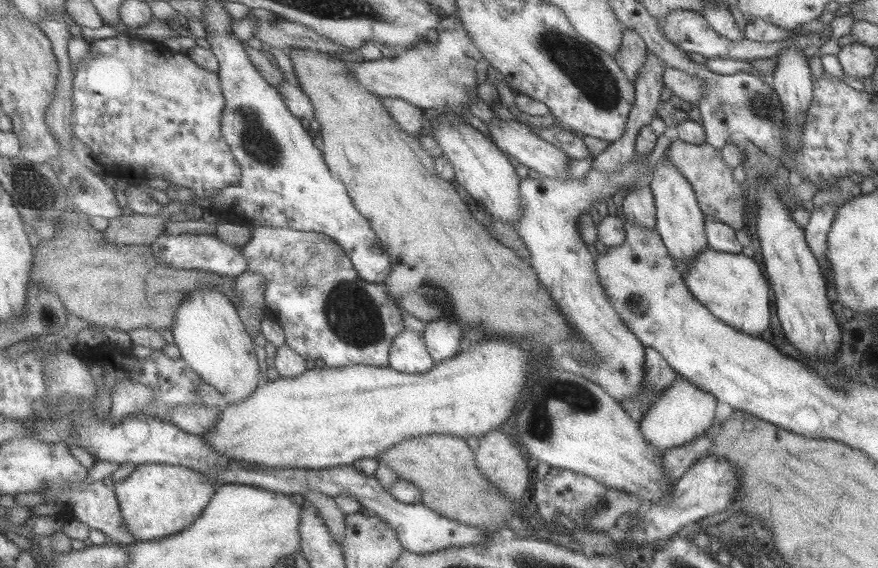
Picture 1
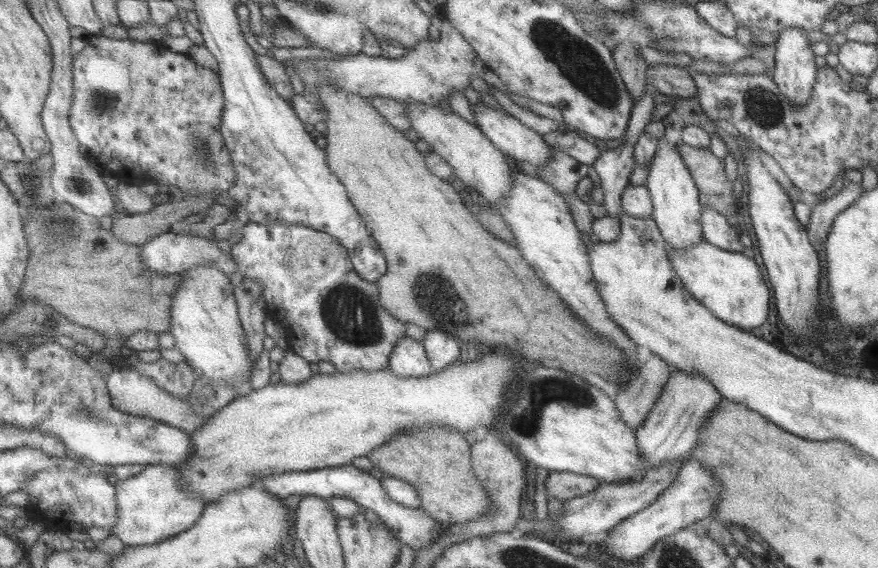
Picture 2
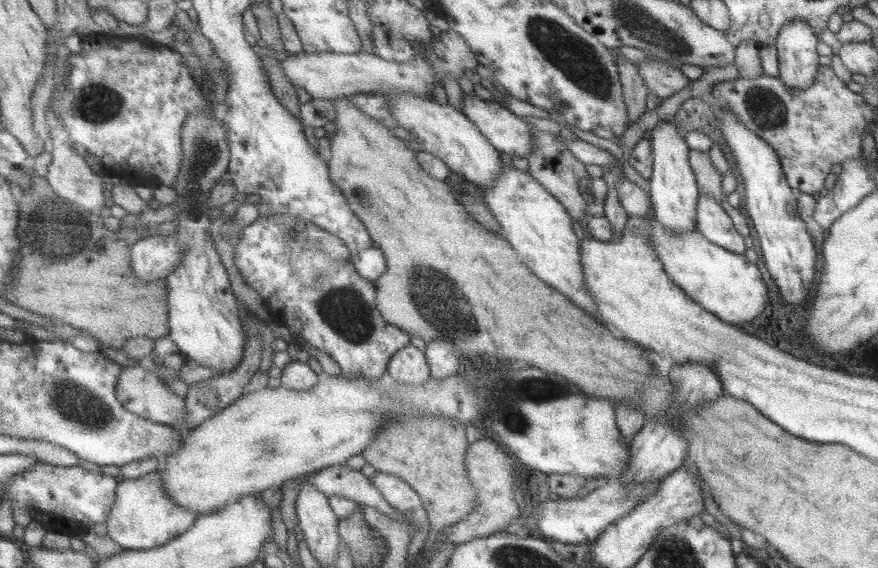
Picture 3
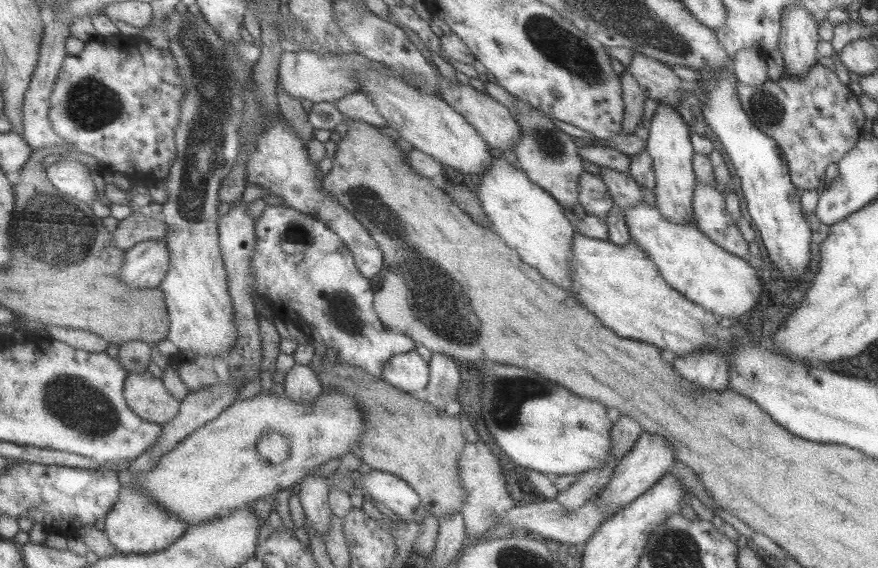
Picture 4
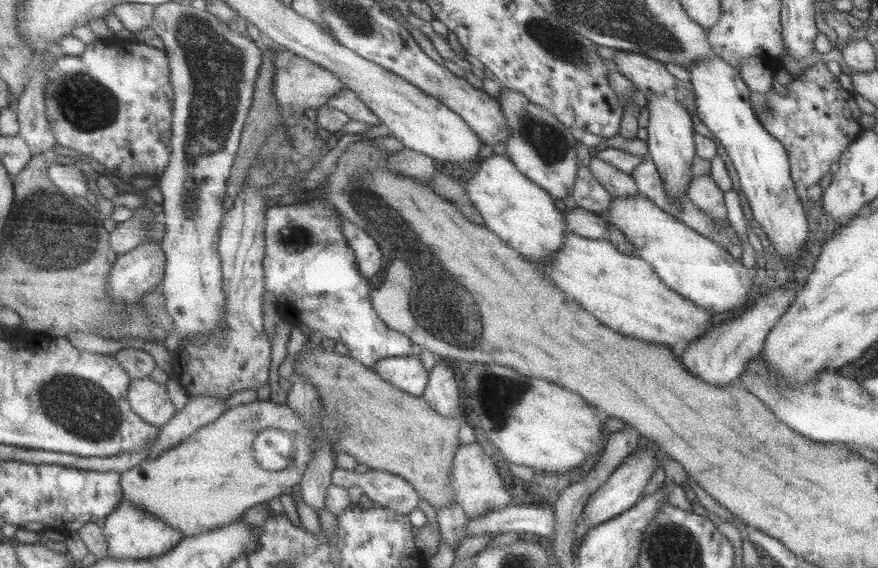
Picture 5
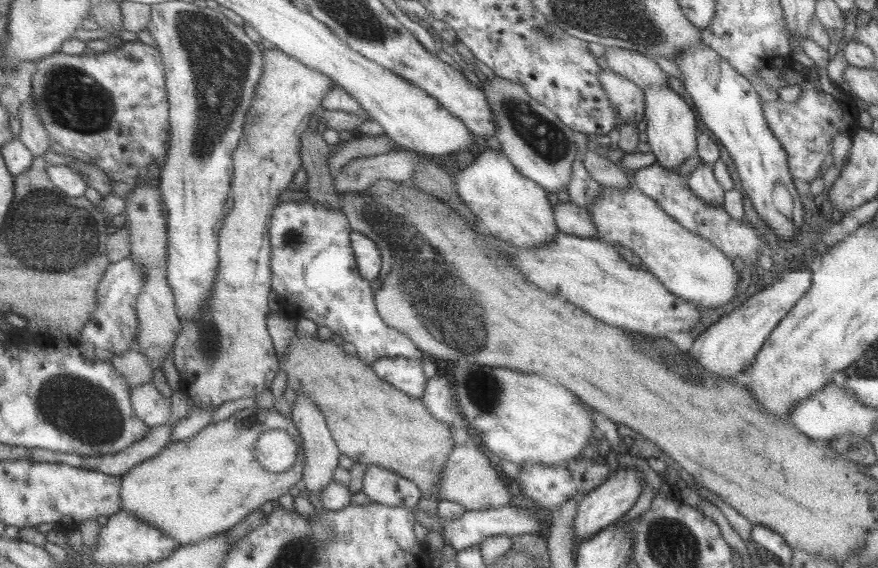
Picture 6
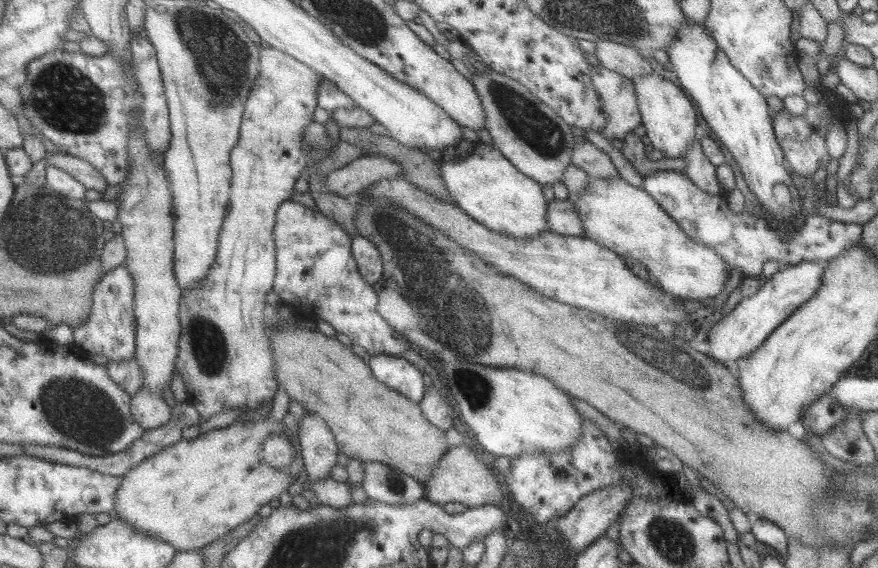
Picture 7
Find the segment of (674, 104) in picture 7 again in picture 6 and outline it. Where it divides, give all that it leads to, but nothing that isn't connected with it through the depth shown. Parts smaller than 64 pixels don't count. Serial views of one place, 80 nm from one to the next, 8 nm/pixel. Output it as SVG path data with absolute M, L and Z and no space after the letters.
M667 85L646 86L642 90L645 94L645 114L642 118L646 122L644 132L650 151L655 156L654 162L665 170L675 171L684 160L696 154L696 136L699 131L696 129L695 114L683 97L677 95Z

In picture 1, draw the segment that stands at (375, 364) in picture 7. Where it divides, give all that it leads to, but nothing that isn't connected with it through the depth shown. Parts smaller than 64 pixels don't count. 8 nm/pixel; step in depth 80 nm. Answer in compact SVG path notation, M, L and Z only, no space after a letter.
M403 330L403 333L395 338L390 352L390 368L399 372L423 374L435 366L423 333Z

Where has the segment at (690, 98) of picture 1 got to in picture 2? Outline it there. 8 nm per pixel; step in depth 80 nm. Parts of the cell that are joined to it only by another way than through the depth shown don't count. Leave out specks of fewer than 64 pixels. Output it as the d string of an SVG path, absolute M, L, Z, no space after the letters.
M655 63L648 65L646 76L647 81L655 87L657 93L677 98L693 98L696 96L697 90L694 80L685 68L668 65L667 63Z

